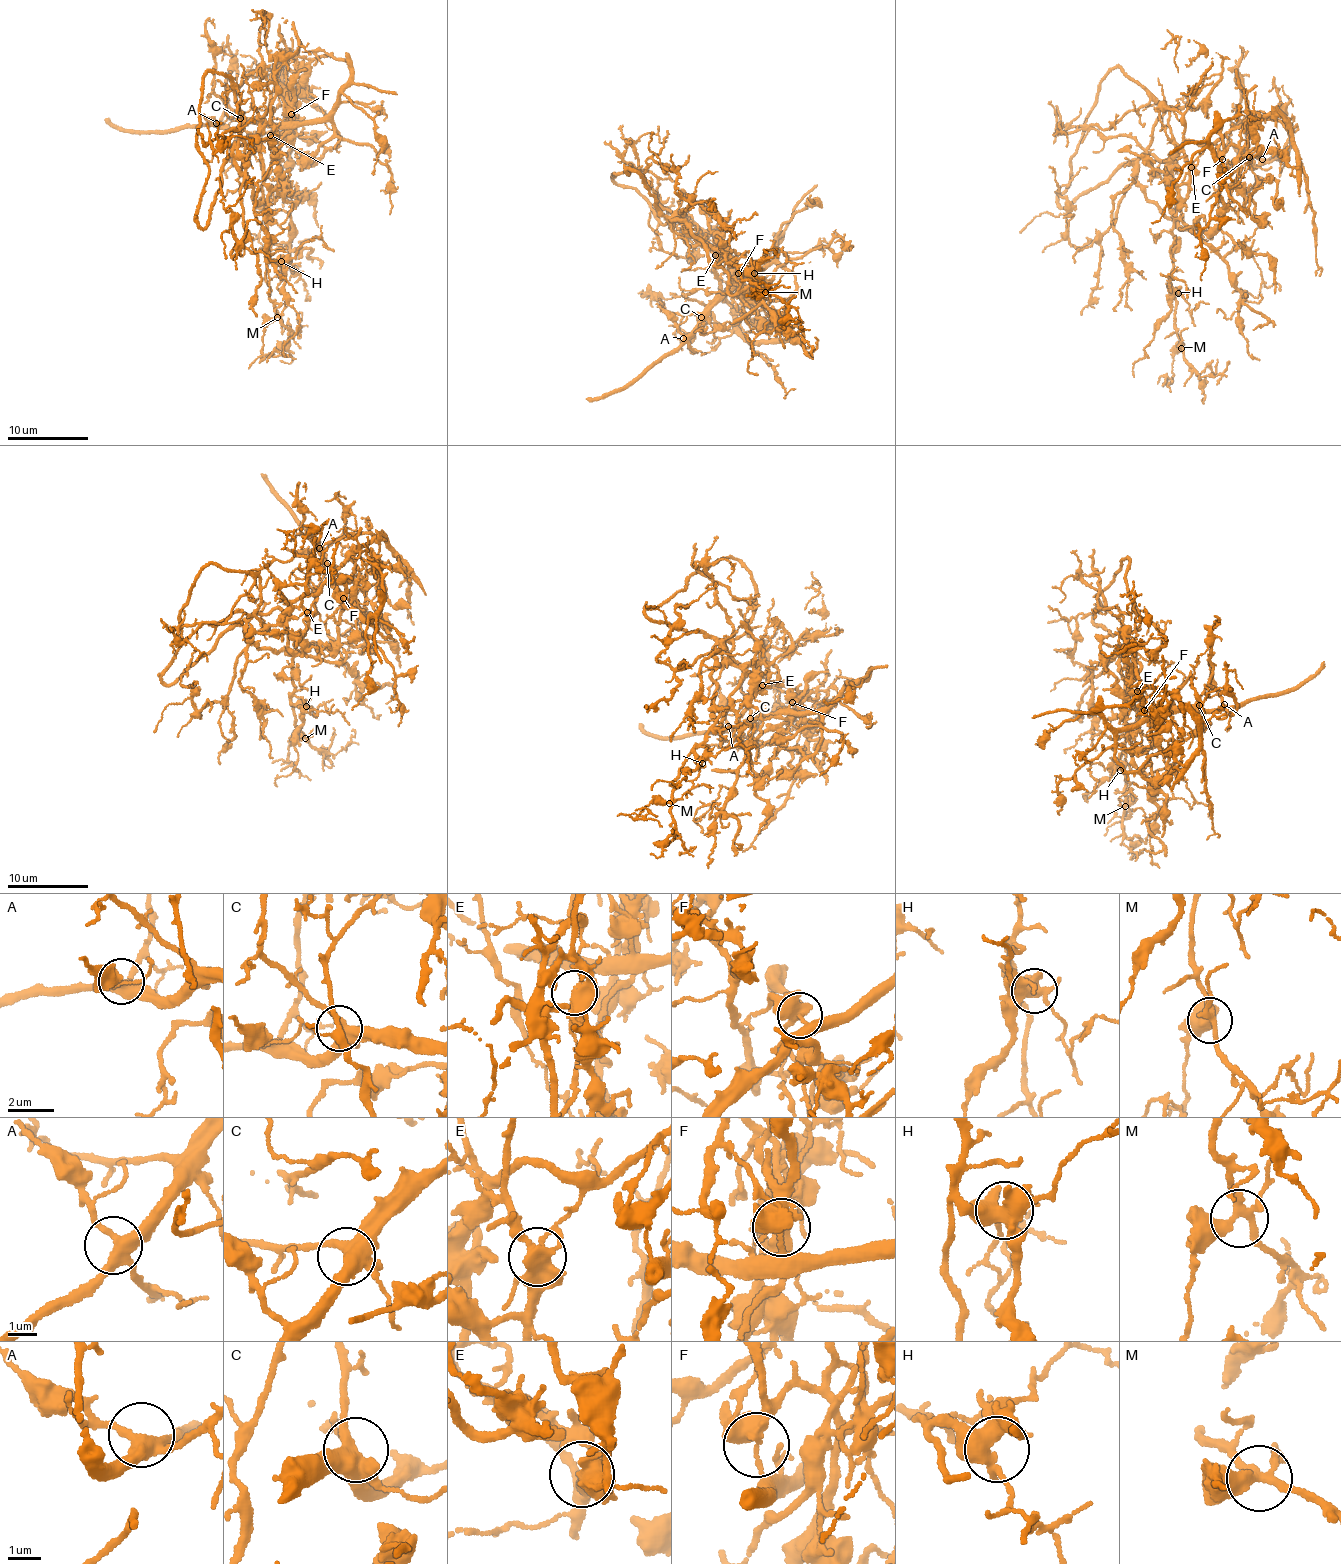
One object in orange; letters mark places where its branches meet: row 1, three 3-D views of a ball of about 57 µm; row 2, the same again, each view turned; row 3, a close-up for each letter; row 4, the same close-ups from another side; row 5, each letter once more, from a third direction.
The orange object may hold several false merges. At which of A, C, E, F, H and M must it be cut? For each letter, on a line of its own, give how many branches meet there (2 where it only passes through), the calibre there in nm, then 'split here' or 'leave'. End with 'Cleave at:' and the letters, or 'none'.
A: 4 | 420 nm | leave
C: 4 | 420 nm | leave
E: 4 | 440 nm | split here
F: 3 | 240 nm | split here
H: 4 | 400 nm | leave
M: 4 | 320 nm | leave
Cleave at: E, F

